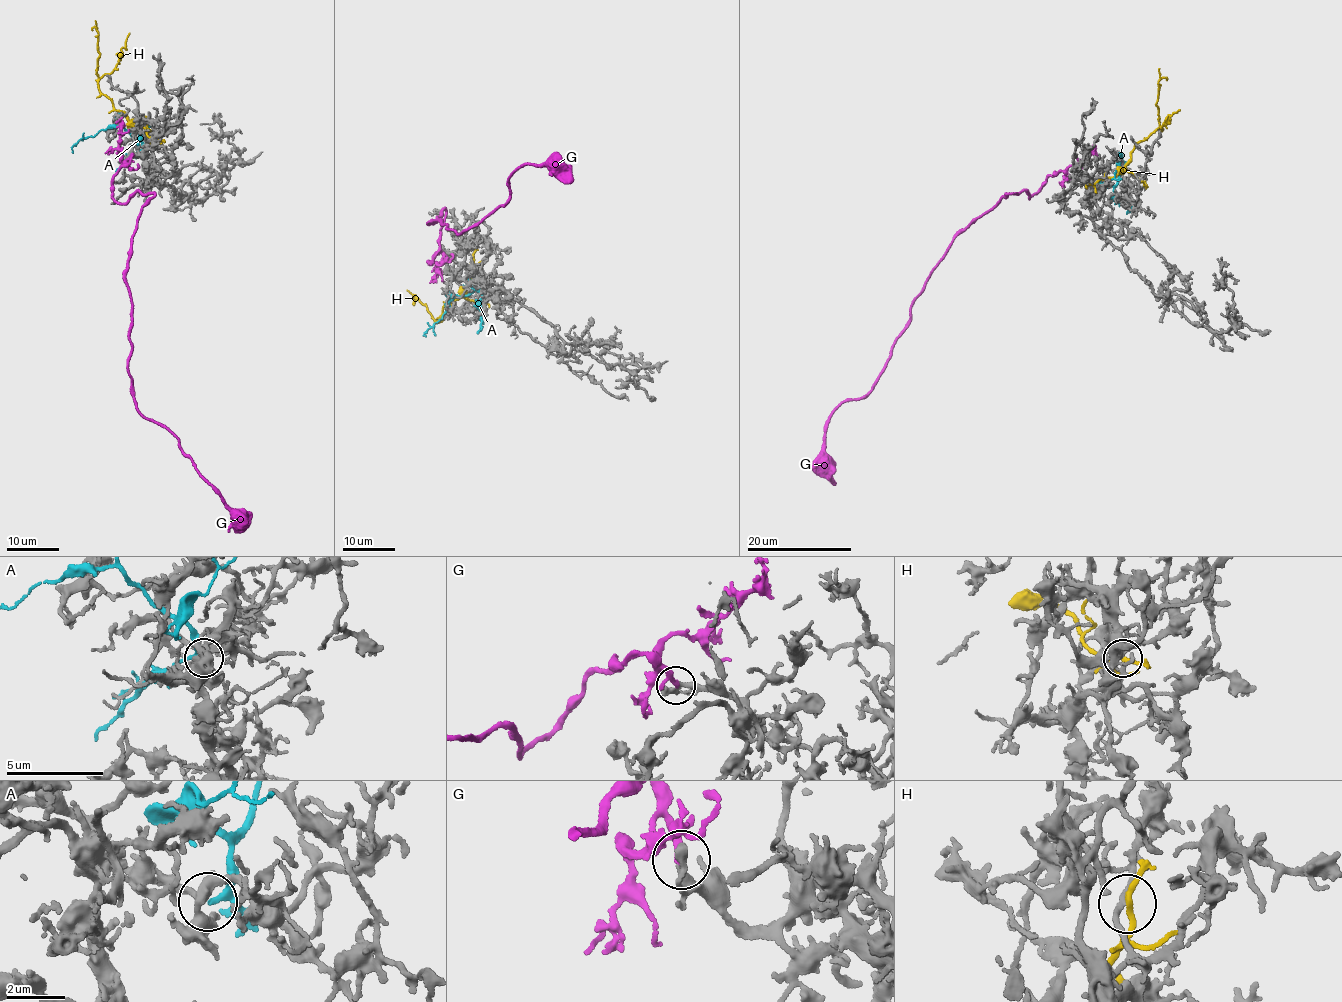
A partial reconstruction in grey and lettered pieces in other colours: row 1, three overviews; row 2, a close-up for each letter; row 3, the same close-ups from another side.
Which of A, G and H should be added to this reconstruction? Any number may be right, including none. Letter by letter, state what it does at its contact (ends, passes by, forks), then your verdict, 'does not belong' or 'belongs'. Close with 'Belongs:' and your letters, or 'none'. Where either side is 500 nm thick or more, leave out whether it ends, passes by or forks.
A: it passes by; does not belong
G: it passes by; belongs
H: it passes by; does not belong
Belongs: G

